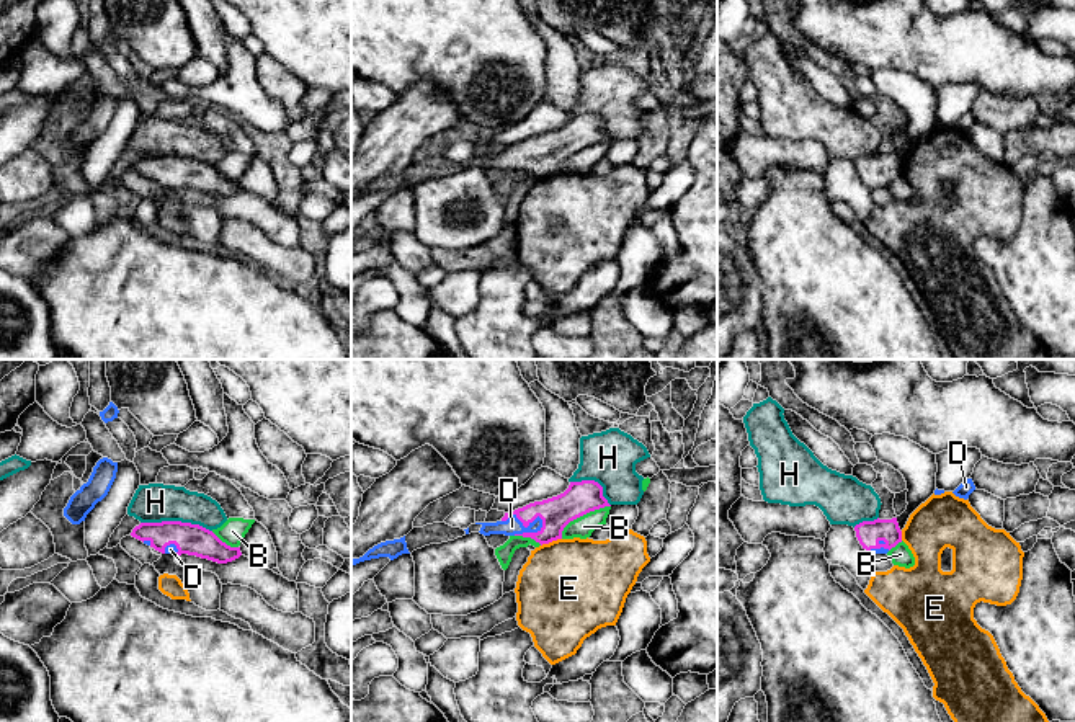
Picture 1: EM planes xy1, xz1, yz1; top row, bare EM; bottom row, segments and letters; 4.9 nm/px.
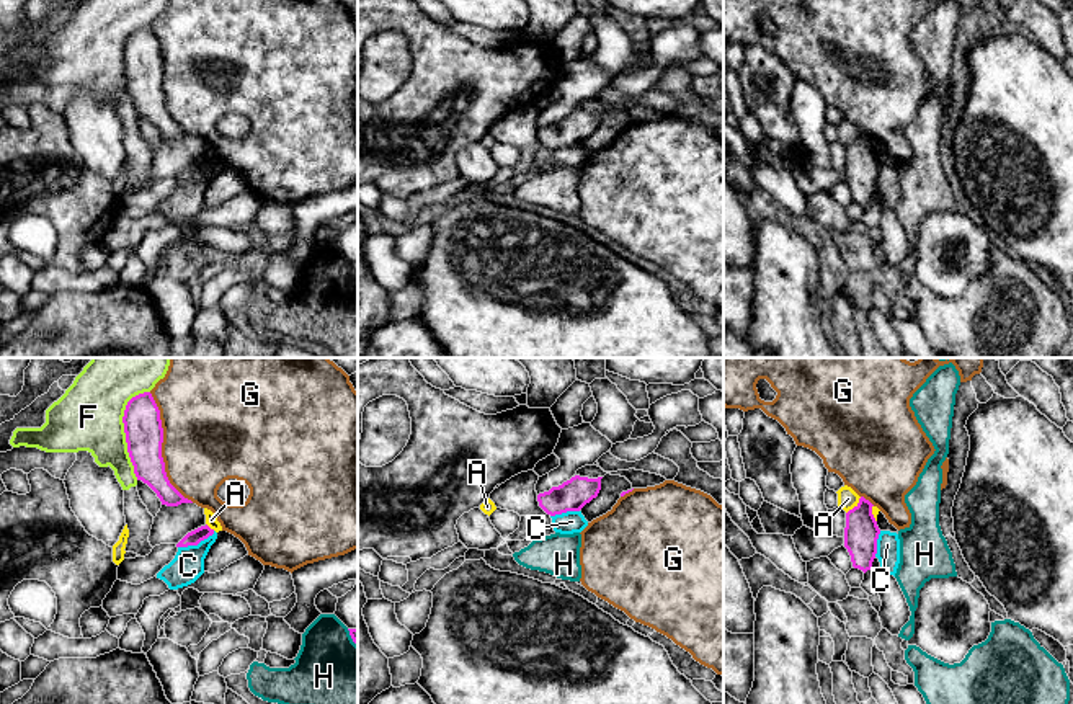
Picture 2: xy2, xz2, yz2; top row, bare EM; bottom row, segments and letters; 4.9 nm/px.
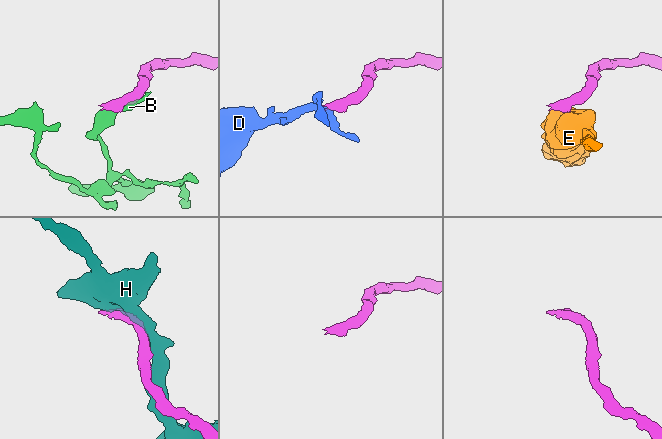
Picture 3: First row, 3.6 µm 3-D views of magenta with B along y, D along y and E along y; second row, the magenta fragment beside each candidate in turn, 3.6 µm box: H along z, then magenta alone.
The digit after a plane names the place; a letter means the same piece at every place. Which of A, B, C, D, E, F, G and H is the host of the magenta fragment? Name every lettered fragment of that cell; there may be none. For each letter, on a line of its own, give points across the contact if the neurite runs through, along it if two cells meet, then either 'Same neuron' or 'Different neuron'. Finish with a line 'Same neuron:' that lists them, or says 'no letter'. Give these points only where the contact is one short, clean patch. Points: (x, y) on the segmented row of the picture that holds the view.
A: Boundary: yz2 (861, 497), (846, 513). Different neuron
B: Boundary: xz1 (610, 505), (574, 518), (564, 528), (561, 538). Different neuron
C: Boundary: xy2 (214, 531), (196, 544), (178, 548). Different neuron
D: Path across: xz1 (557, 512), (538, 516), (525, 526), (512, 526). Same neuron
E: Boundary: xz1 (561, 538), (541, 546). Different neuron
F: Different neuron
G: Different neuron
H: Different neuron
Same neuron: D

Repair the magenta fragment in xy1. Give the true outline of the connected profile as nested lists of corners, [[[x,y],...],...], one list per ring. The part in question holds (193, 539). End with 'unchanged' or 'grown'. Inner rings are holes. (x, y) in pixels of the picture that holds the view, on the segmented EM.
[[[141,523],[132,529],[131,536],[162,554],[188,554],[217,564],[227,564],[242,555],[240,547],[230,547],[212,531],[191,523]]]; grown

